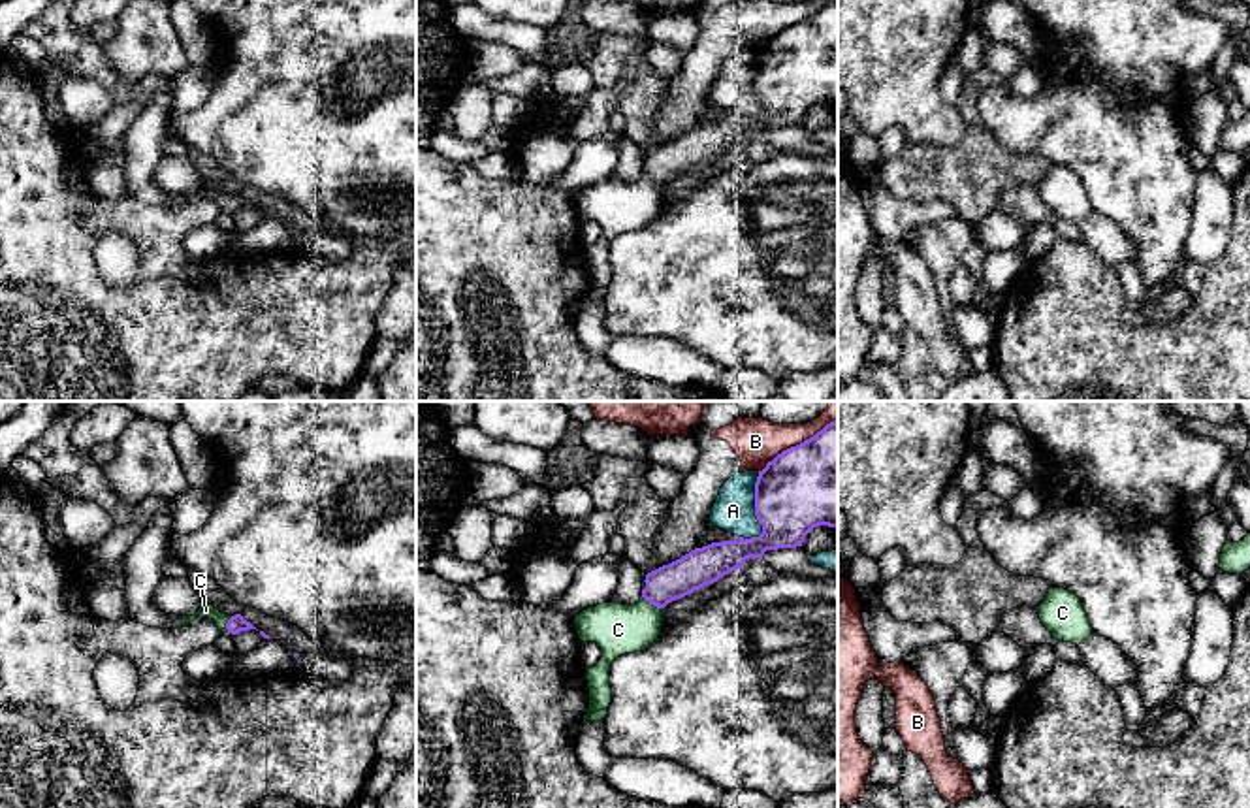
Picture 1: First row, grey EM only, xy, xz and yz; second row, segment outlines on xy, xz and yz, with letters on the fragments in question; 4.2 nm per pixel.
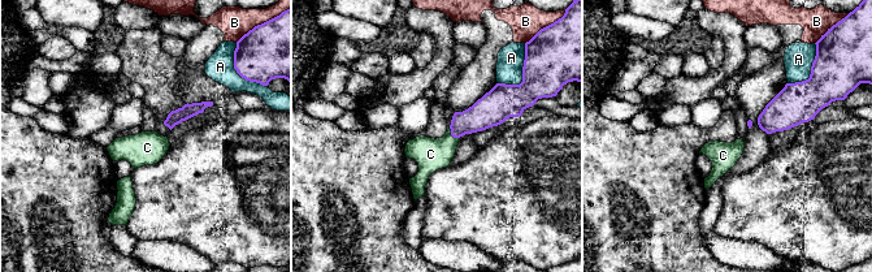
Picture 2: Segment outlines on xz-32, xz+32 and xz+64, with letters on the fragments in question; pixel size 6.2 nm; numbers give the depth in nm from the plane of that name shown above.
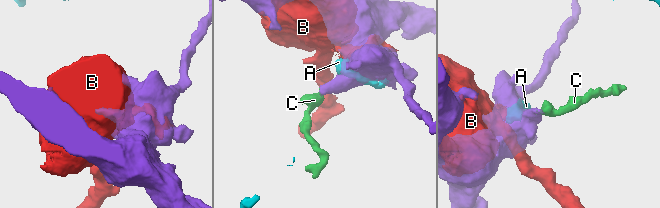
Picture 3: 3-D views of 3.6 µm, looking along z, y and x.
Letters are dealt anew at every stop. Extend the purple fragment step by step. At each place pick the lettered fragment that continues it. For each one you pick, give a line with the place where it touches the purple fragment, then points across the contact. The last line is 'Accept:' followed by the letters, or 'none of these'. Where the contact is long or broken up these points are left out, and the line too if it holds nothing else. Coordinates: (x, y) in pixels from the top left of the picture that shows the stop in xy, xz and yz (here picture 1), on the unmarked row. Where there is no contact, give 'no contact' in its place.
C: xz (652, 181)
Accept: C

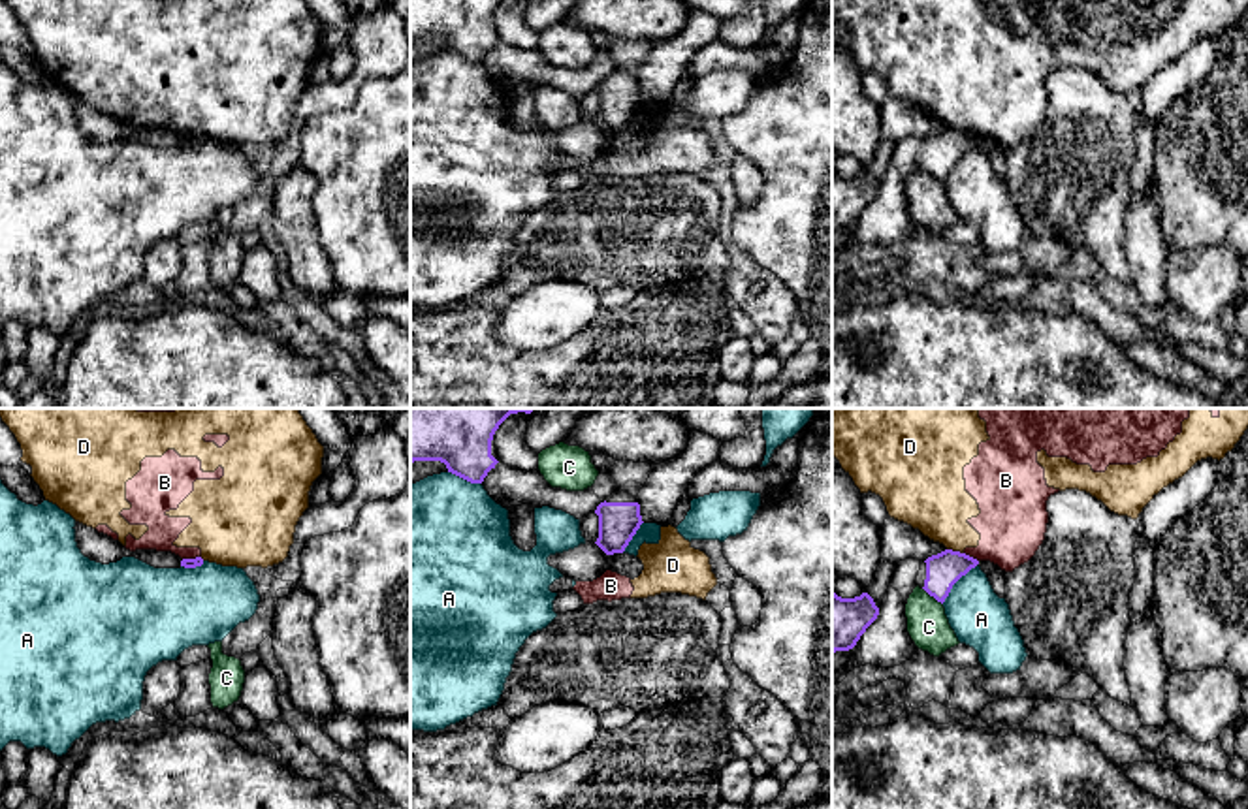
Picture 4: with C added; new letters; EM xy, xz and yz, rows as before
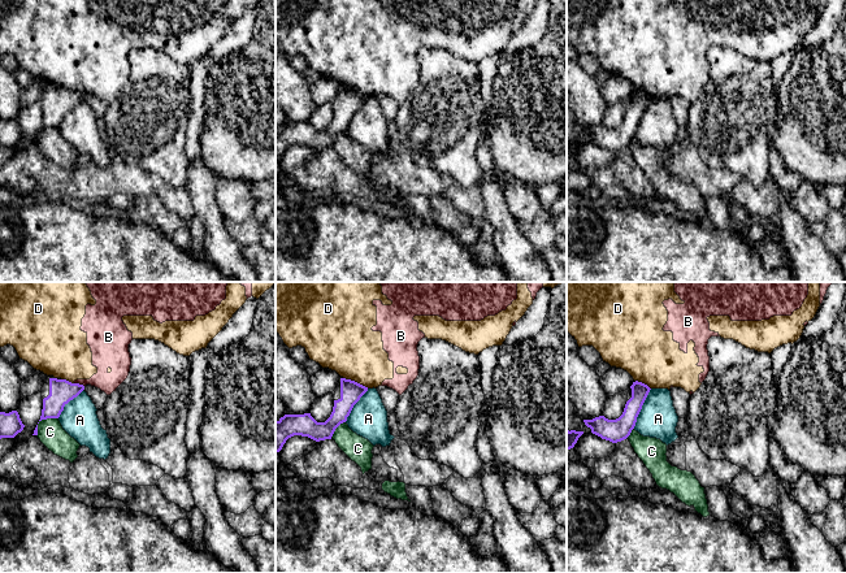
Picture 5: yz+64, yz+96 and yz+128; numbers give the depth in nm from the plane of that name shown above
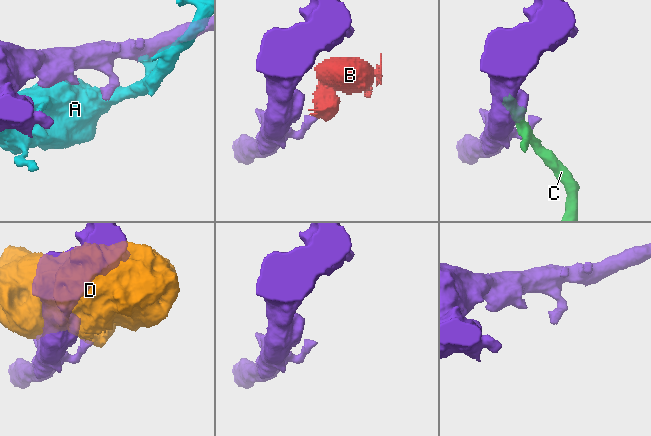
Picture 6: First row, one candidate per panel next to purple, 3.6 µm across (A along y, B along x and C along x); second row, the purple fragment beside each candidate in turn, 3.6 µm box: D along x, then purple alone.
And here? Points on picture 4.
Accept: none of these

